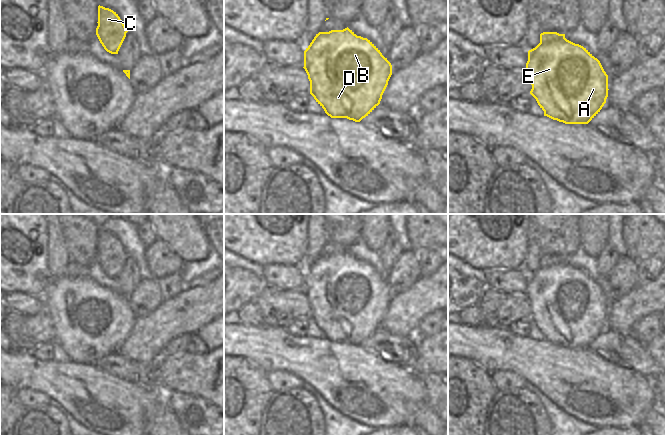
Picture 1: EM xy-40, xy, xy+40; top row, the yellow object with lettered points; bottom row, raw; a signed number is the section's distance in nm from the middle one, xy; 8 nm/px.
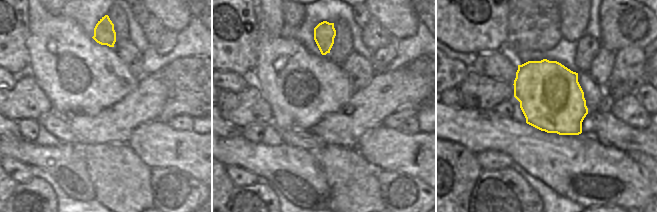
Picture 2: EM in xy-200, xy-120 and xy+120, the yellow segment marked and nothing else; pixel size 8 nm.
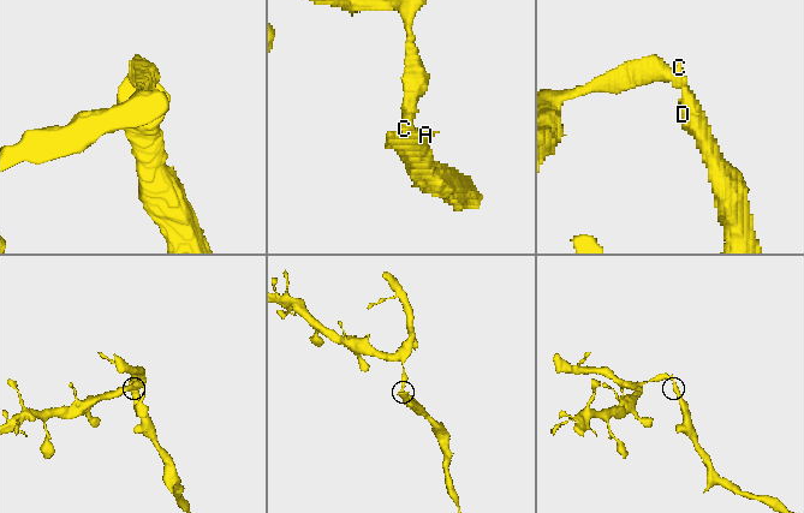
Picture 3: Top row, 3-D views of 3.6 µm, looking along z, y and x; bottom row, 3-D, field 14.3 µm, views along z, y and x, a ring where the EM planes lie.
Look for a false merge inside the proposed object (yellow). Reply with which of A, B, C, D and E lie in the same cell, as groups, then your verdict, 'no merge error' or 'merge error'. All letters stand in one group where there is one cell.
groups A B D E / C; merge error

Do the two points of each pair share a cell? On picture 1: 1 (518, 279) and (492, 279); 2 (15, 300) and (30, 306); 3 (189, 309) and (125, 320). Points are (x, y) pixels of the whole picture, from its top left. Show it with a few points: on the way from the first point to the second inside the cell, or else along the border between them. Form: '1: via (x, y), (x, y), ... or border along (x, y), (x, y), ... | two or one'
1: via (512, 279), (501, 279), (498, 277) | one
2: via (19, 302), (26, 304) | one
3: border along (136, 318), (130, 334), (125, 339) | two

